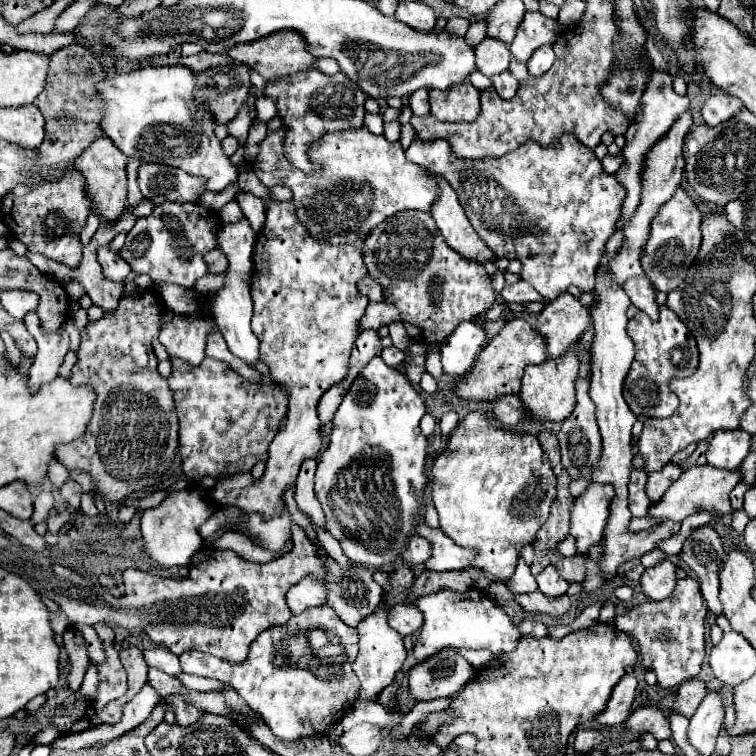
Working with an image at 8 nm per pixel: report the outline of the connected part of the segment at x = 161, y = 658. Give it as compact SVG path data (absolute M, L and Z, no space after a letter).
M155 646L155 648L147 648L143 652L143 658L147 662L149 668L157 668L157 670L163 670L171 676L175 676L179 672L179 660L175 654L171 654L167 648L163 646Z

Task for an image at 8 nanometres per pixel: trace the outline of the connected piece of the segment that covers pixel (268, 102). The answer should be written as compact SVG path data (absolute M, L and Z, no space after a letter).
M259 98L257 102L257 120L271 120L277 112L275 112L275 100L273 98Z

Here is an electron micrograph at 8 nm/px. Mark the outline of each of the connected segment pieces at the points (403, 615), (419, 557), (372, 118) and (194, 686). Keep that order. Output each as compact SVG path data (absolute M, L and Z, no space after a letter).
M397 604L389 610L387 622L393 630L397 630L405 638L423 626L423 612L417 606Z
M413 534L407 542L405 554L401 554L405 564L425 564L431 556L431 544L423 540L419 534Z
M367 114L367 116L365 116L365 126L367 126L373 134L383 134L381 114Z
M184 672L179 673L178 679L187 689L199 692L218 691L223 686L218 680L198 677Z

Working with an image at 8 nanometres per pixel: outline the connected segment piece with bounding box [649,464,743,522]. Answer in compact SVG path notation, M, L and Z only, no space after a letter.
M709 464L693 466L693 468L685 470L679 476L679 480L665 492L661 502L649 510L649 516L659 518L659 520L681 522L687 516L691 516L695 512L703 512L703 510L715 510L719 514L729 514L733 510L731 502L729 502L729 494L741 482L741 478L743 478L741 468L739 470L721 470L721 468L713 468Z

